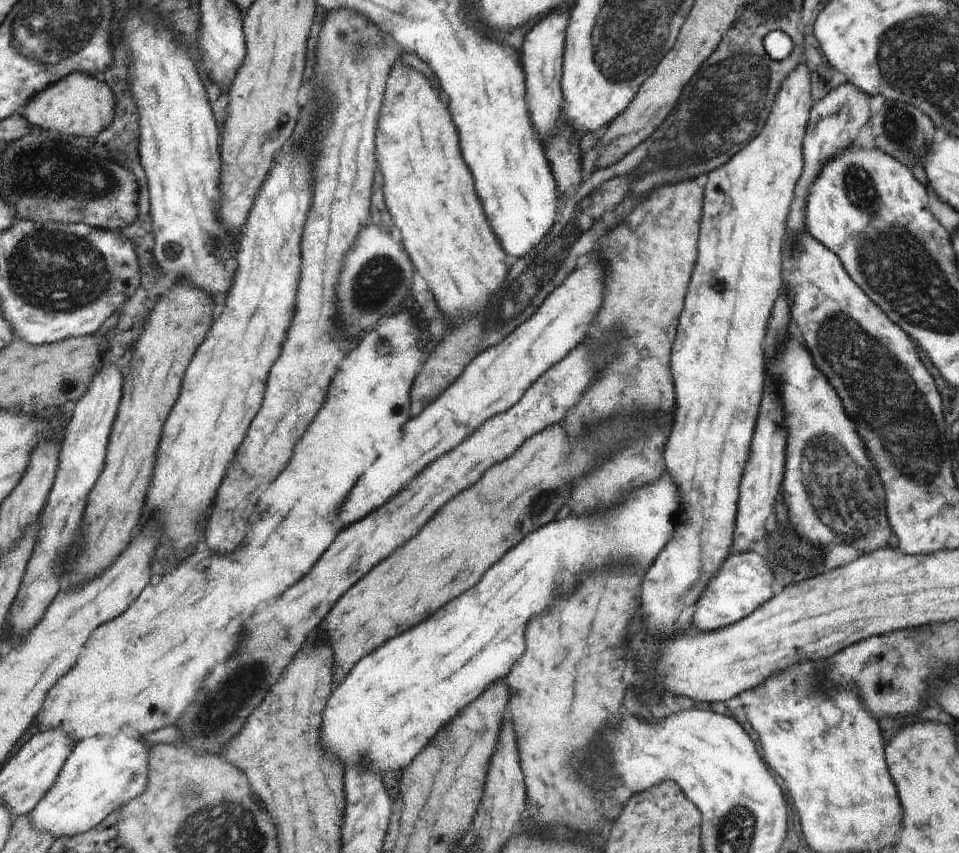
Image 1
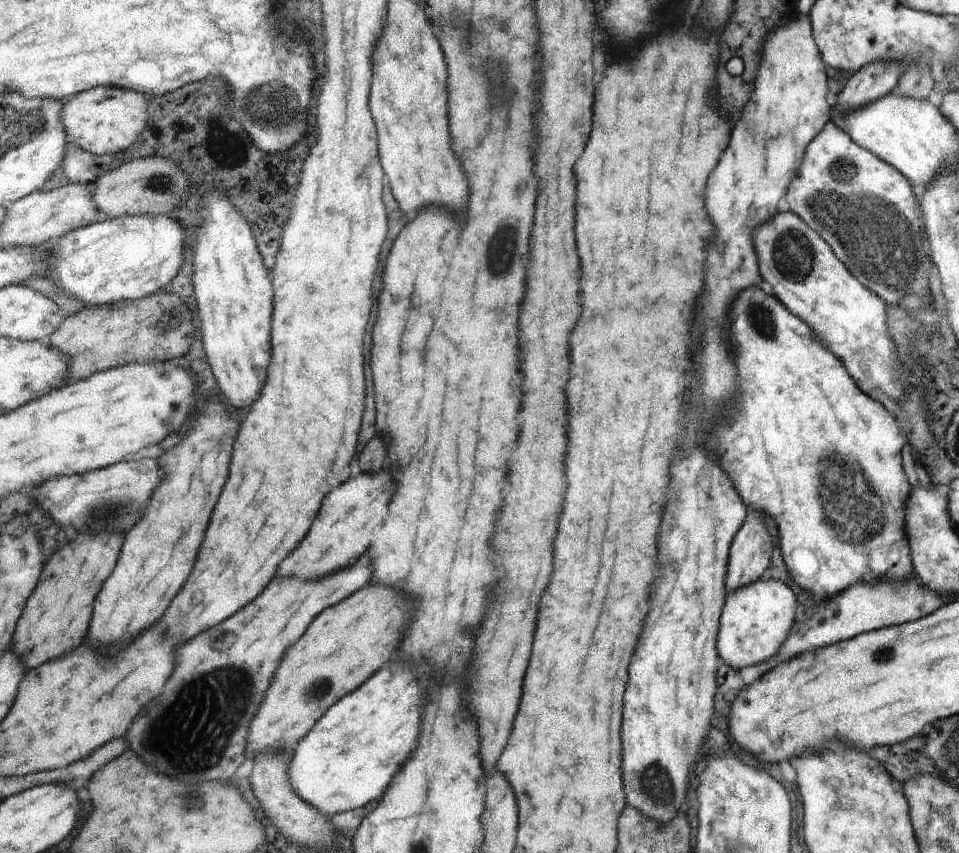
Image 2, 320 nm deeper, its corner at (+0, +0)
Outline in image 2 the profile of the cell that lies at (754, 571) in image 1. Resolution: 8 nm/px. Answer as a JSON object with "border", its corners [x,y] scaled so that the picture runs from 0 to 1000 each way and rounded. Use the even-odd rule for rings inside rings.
{"border":[[[802,675],[799,680],[785,682],[757,699],[752,717],[752,741],[749,744],[749,764],[754,776],[770,785],[801,776],[823,748],[830,727],[828,720],[828,694],[822,692],[820,685],[809,682]]]}

